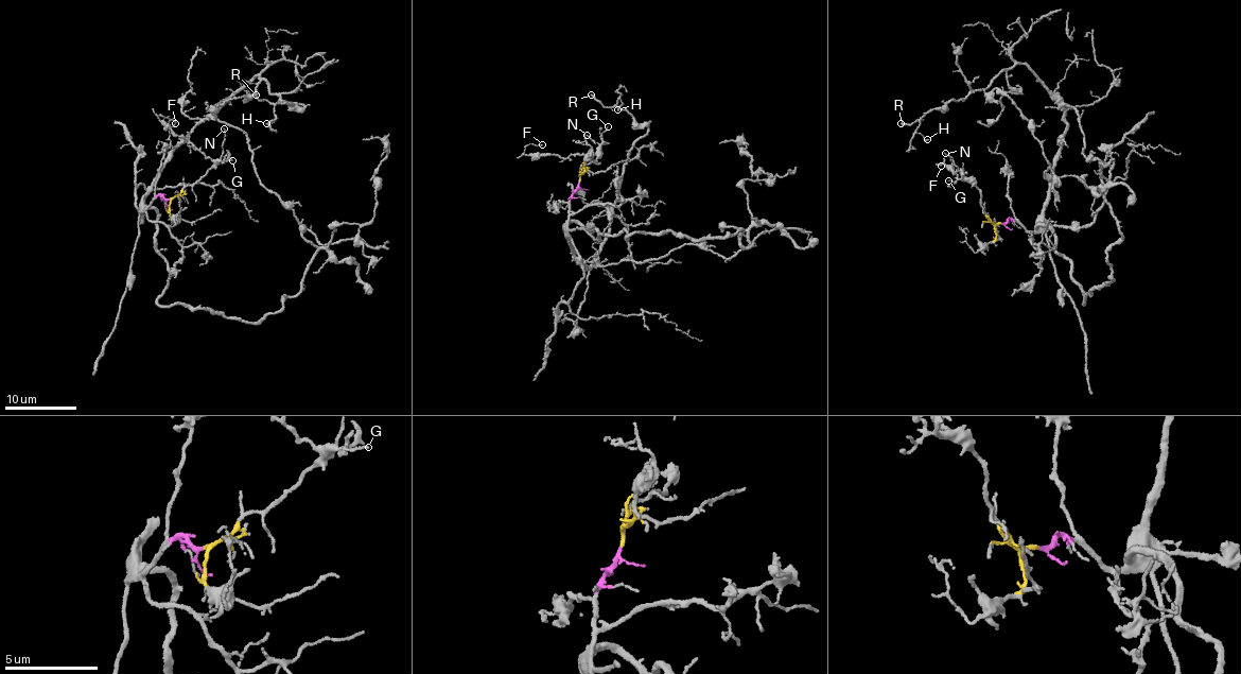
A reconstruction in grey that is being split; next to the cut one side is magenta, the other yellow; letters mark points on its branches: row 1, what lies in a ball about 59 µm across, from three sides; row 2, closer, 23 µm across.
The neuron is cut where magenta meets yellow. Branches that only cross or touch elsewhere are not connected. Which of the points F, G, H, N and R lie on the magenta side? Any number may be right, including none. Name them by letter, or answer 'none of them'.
H, R

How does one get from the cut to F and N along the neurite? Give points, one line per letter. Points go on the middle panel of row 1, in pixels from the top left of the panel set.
F: (578, 182), (580, 169), (598, 157), (523, 153), (529, 144), (542, 143)
N: (578, 182), (580, 169), (599, 157), (599, 145), (587, 135)

